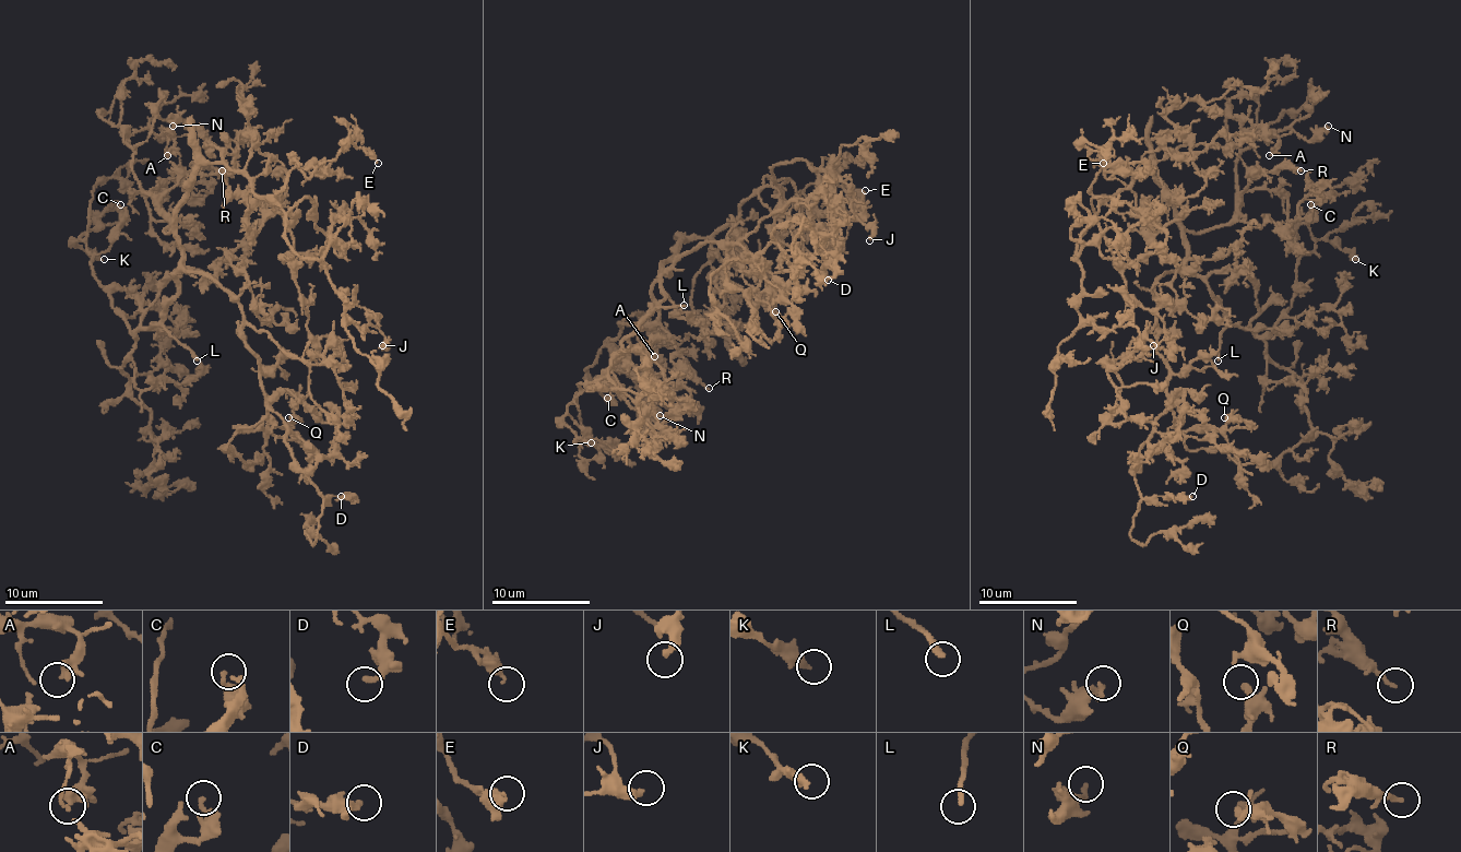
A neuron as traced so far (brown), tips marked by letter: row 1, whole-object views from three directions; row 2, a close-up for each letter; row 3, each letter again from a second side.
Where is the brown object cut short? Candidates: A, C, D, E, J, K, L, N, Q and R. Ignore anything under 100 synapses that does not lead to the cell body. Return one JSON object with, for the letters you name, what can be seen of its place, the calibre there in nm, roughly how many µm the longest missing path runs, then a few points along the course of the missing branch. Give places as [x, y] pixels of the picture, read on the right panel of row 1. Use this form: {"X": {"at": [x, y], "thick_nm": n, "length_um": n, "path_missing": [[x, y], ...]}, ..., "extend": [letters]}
{"L": {"at": [1218, 361], "thick_nm": 240, "length_um": 15, "path_missing": [[1218, 361], [1232, 373], [1227, 376], [1249, 370], [1261, 376], [1261, 398]]}, "extend": ["L"]}

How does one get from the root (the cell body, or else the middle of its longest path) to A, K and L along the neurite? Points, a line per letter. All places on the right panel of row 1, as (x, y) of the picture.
A: (1180, 232), (1207, 232), (1232, 220), (1259, 157), (1257, 133), (1279, 138), (1269, 155)
K: (1180, 232), (1185, 269), (1232, 323), (1259, 335), (1291, 306), (1298, 259), (1318, 239), (1355, 259)
L: (1180, 232), (1185, 247), (1185, 269), (1207, 286), (1210, 296), (1227, 321), (1227, 329), (1220, 335), (1218, 361)

